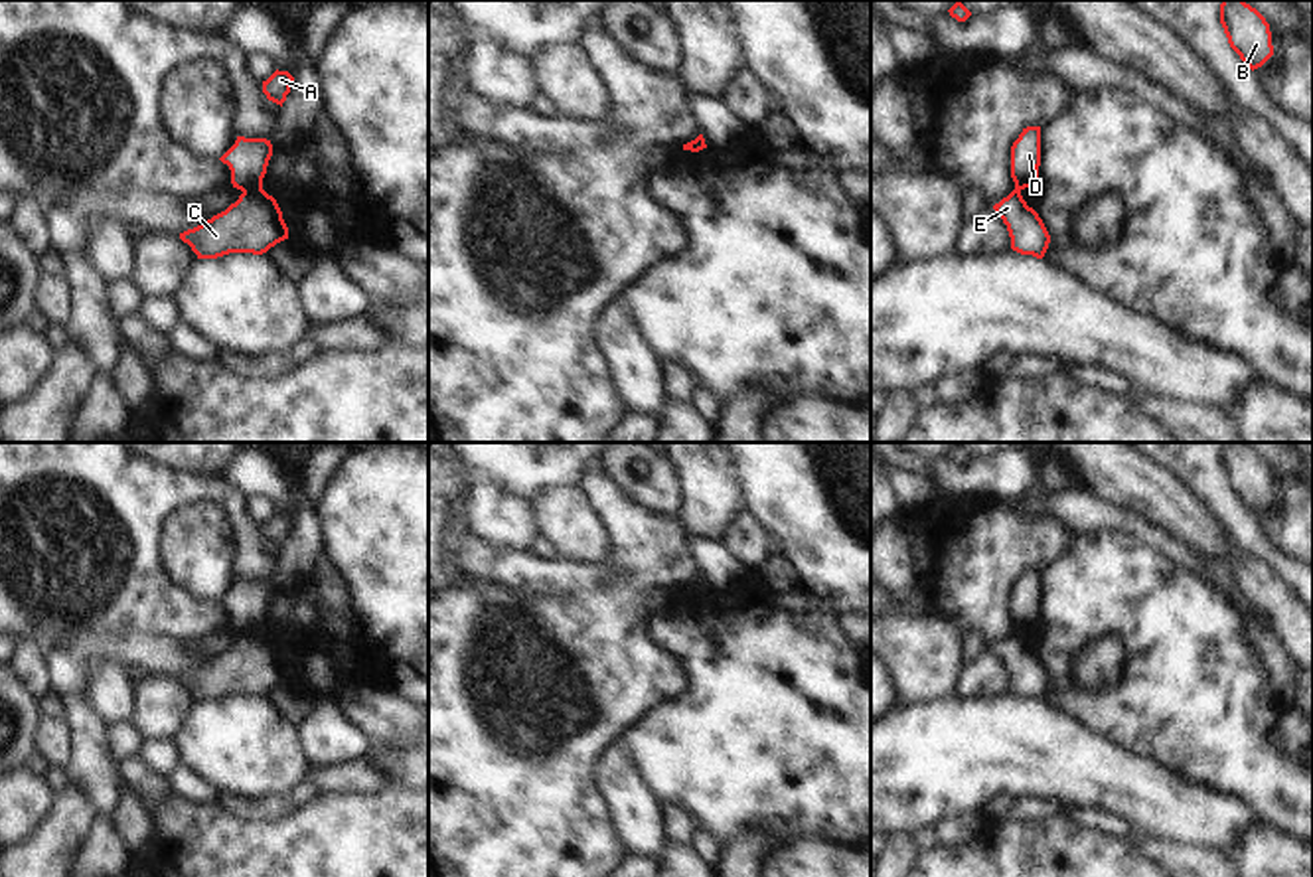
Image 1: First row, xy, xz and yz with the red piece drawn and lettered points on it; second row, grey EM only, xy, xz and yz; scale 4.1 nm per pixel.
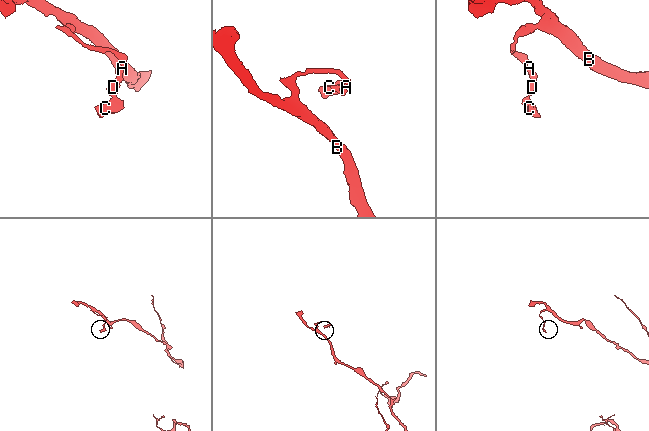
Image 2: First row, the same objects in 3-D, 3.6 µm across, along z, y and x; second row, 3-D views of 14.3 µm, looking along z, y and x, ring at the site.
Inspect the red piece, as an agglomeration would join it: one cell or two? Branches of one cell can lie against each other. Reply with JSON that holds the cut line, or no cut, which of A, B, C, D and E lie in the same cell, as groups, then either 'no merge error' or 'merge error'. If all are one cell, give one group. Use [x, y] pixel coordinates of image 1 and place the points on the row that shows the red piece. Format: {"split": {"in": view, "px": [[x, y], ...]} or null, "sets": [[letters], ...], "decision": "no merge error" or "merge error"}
{"split": {"in": "xy", "px": [[261, 186], [251, 186], [243, 192]]}, "sets": [["A", "B", "D"], ["C", "E"]], "decision": "merge error"}

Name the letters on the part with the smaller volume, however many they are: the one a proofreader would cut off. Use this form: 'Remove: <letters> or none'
Remove: C, E

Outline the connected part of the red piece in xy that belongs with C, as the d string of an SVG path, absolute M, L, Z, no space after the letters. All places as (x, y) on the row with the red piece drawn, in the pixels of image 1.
M251 188L225 211L205 223L180 233L197 259L217 259L229 253L263 255L288 239L288 227L272 196Z

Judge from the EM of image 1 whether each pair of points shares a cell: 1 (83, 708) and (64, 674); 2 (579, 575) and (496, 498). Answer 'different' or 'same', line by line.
1: same
2: different

